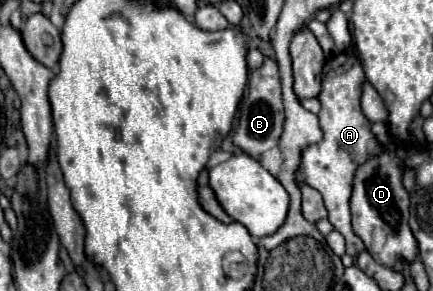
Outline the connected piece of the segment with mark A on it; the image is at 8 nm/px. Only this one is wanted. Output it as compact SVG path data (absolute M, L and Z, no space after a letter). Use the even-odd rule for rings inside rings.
M340 55L340 57L332 59L332 63L340 63L340 65L330 67L322 75L324 93L320 93L320 97L318 97L322 103L318 119L320 119L320 127L324 131L324 139L316 145L310 145L302 153L302 167L298 169L296 179L298 179L298 183L308 183L322 193L324 205L328 209L328 221L332 223L332 227L338 233L344 235L346 253L356 257L366 247L364 247L362 239L356 237L356 233L352 231L352 225L350 225L350 203L348 201L350 201L350 193L352 193L352 179L354 179L356 167L362 165L368 159L368 155L382 149L382 145L376 141L376 137L372 137L370 121L364 117L364 113L360 109L360 93L362 93L362 83L366 79L360 61L356 57Z

